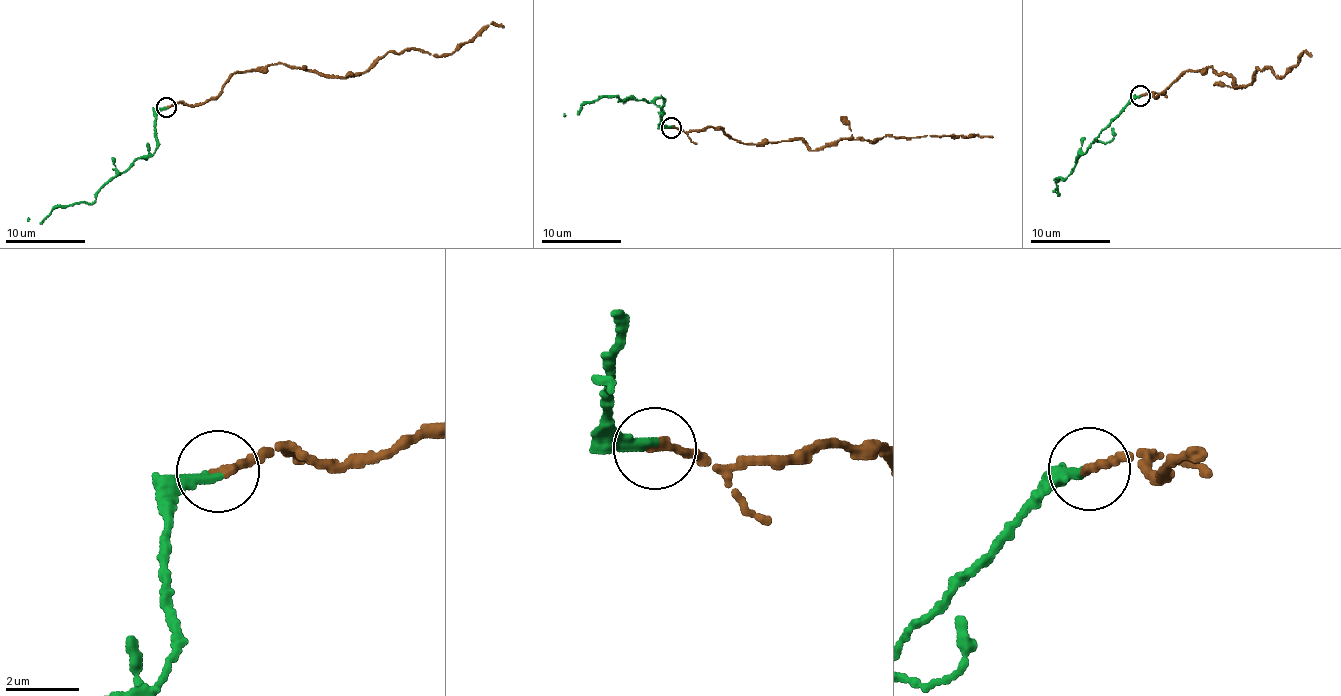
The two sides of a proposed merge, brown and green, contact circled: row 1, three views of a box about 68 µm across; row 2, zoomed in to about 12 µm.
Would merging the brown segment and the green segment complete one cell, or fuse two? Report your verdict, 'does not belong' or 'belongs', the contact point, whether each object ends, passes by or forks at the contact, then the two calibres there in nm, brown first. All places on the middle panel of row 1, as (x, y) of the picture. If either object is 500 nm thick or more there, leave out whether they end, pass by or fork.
belongs | (671, 128) | brown ends | green ends | 280/280 nm

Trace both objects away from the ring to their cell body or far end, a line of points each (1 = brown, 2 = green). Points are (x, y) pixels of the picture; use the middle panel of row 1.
1: (672, 128), (685, 131), (721, 127), (732, 139), (753, 144), (801, 139), (812, 151), (852, 138), (993, 137)
2: (672, 126), (661, 119), (661, 96), (648, 103), (599, 96), (584, 101), (577, 115), (564, 113)

